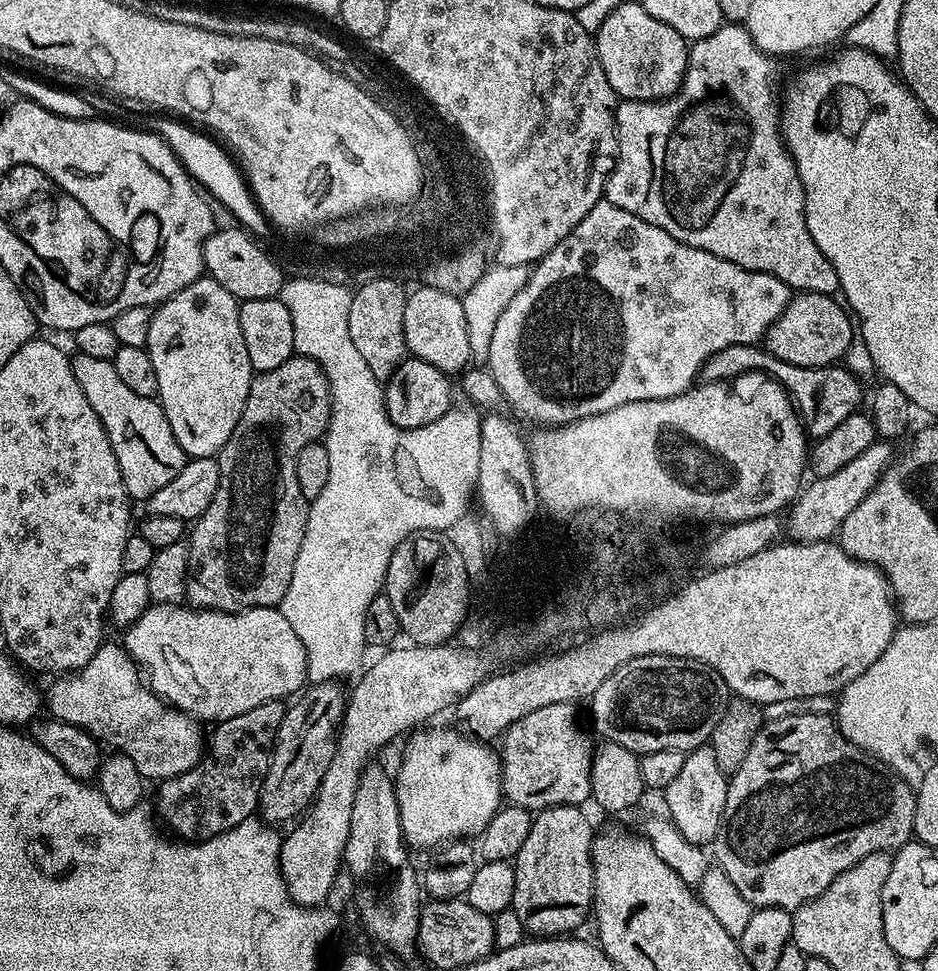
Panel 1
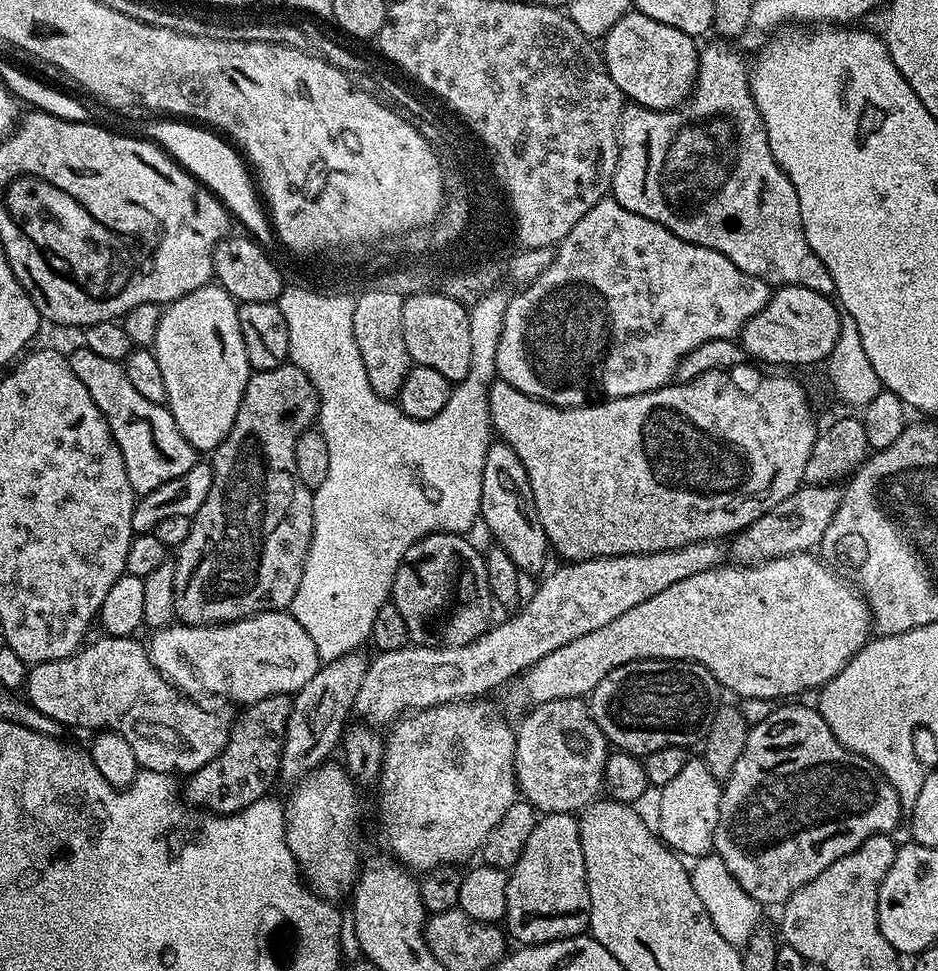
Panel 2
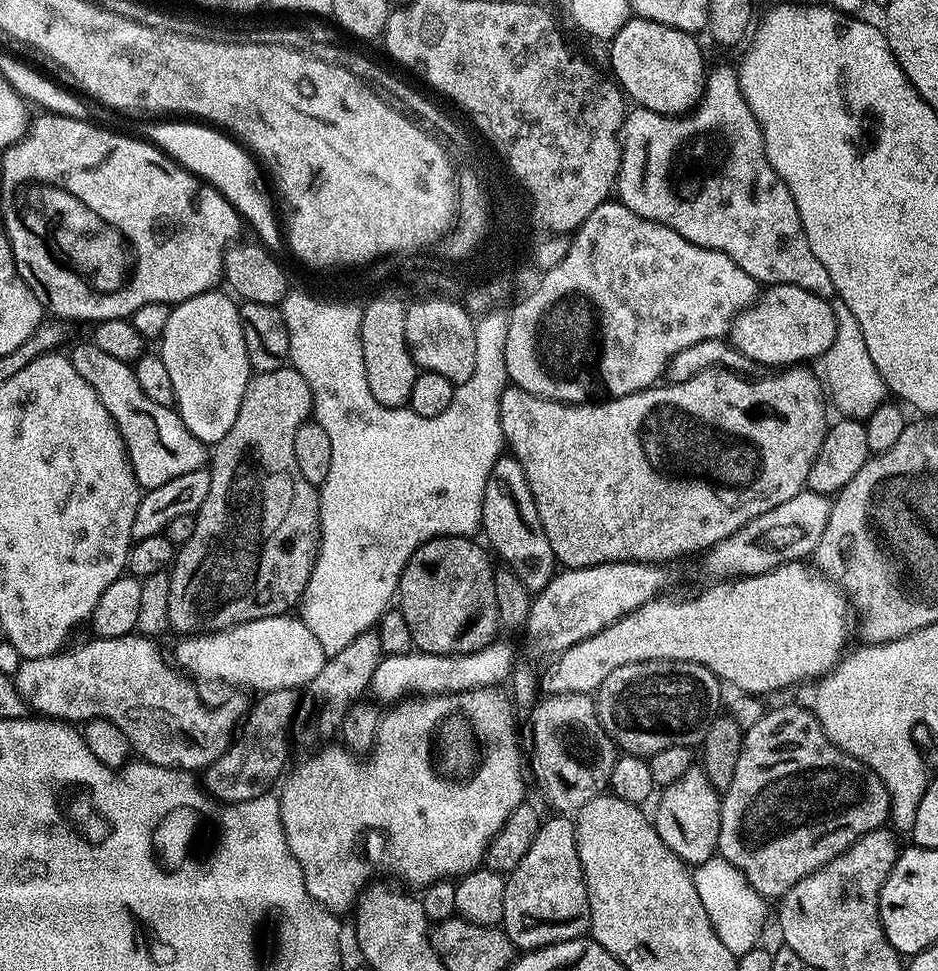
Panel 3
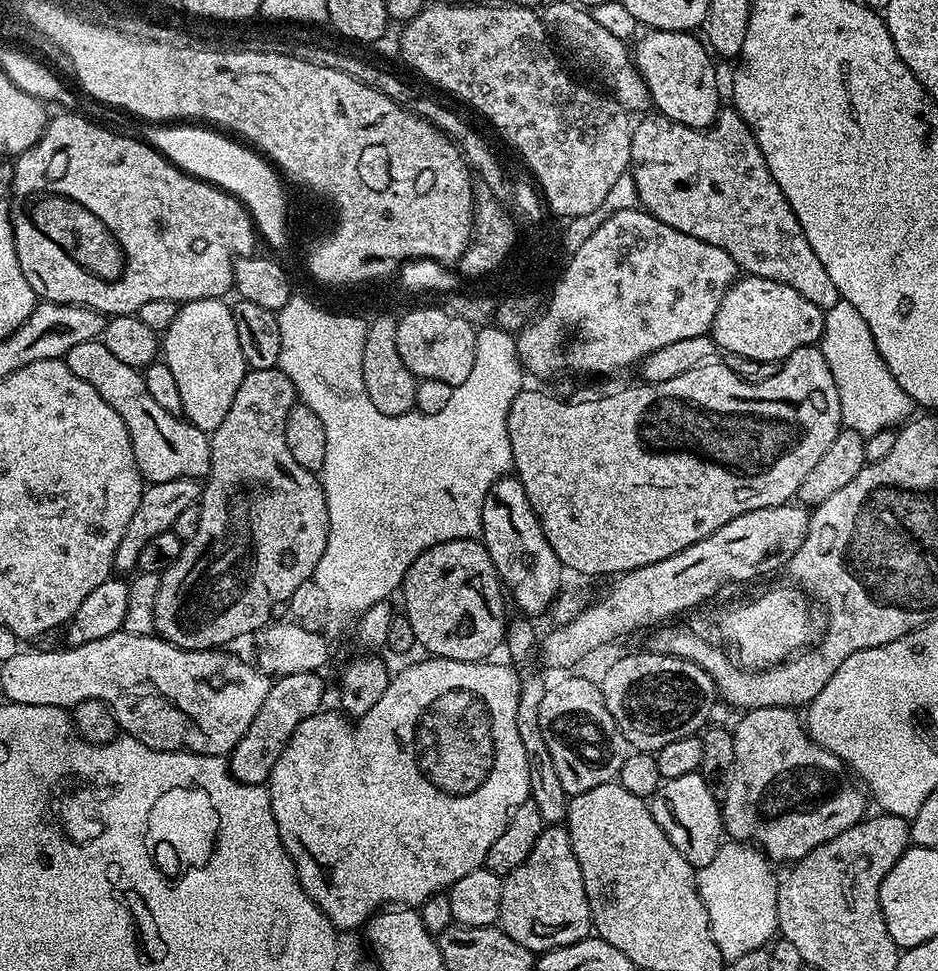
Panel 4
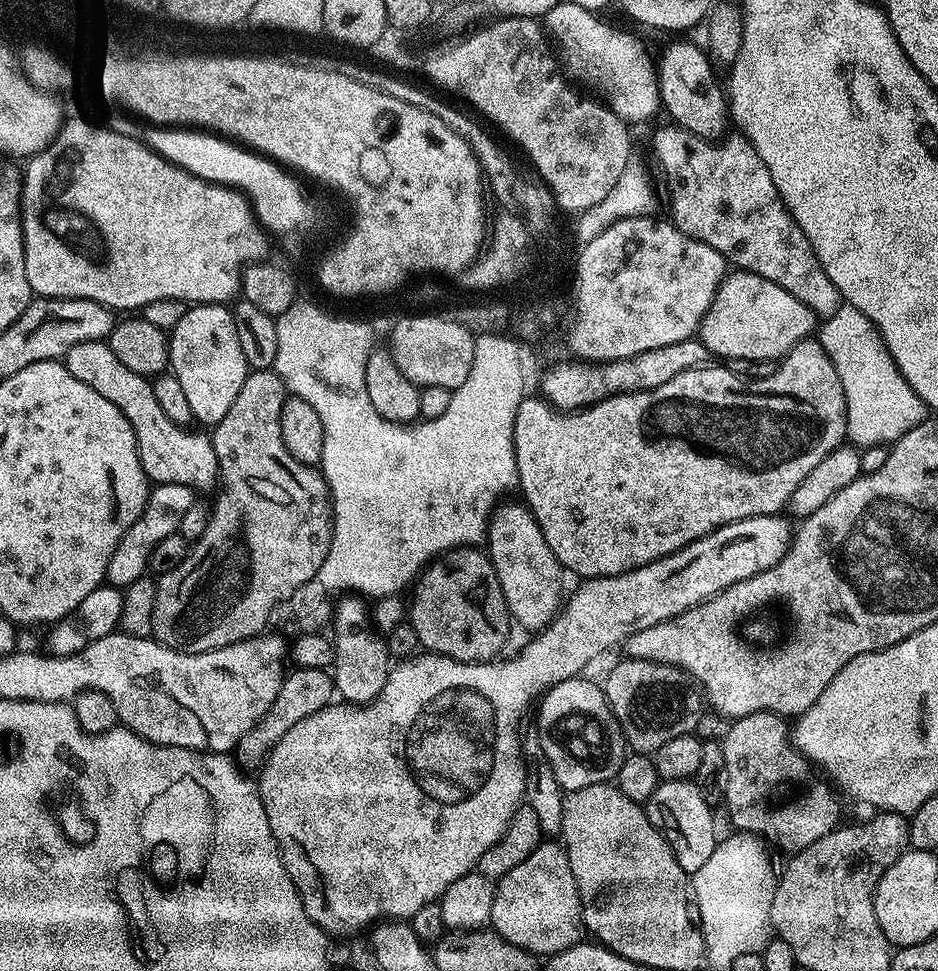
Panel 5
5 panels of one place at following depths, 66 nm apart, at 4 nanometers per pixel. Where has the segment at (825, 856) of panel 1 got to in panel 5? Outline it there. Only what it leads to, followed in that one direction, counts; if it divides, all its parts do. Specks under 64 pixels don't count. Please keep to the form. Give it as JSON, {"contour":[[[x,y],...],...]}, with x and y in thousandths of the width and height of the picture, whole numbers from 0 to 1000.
{"contour":[[[805,733],[799,737],[786,737],[777,746],[780,747],[773,752],[772,759],[767,759],[765,765],[770,784],[770,799],[772,795],[772,820],[776,823],[776,840],[780,843],[781,851],[785,852],[781,854],[797,859],[811,859],[818,864],[827,865],[838,873],[852,875],[872,867],[872,863],[876,863],[892,852],[891,839],[896,834],[889,825],[881,820],[870,820],[866,816],[855,822],[851,817],[844,817],[848,812],[853,812],[857,807],[859,783],[852,773],[843,768],[838,750],[836,754],[837,743],[833,738],[827,737],[824,733]]]}

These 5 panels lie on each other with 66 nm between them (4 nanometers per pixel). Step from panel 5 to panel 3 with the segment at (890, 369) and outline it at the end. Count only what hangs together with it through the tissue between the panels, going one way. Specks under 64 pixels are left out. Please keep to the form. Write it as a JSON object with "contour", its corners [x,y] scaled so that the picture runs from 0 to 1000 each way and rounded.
{"contour":[[[892,312],[890,318],[891,343],[889,344],[889,352],[885,352],[885,360],[881,360],[876,368],[876,374],[878,374],[876,387],[881,392],[881,404],[889,420],[889,415],[891,415],[897,429],[923,434],[935,419],[943,415],[942,390],[936,385],[936,381],[923,360],[919,340],[915,336],[910,323],[906,323],[906,319],[898,312]]]}

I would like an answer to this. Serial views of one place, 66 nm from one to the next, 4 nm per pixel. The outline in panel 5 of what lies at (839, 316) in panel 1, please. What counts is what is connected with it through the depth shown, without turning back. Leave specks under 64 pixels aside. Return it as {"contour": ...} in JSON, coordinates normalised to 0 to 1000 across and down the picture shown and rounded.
{"contour":[[[780,278],[764,294],[759,310],[746,329],[744,349],[755,357],[760,368],[777,367],[780,371],[823,371],[822,373],[827,373],[835,369],[852,350],[862,349],[871,334],[872,327],[867,321],[855,311],[851,311],[846,303],[834,299],[834,295],[812,286],[806,280]]]}

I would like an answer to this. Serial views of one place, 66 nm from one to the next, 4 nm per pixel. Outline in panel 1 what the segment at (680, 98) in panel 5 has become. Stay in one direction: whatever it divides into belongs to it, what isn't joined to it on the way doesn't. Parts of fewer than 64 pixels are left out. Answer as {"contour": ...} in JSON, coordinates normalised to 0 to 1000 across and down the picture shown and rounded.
{"contour":[[[663,2],[633,34],[635,55],[658,100],[667,103],[710,103],[725,92],[733,74],[735,42],[723,31],[701,23],[680,2]]]}

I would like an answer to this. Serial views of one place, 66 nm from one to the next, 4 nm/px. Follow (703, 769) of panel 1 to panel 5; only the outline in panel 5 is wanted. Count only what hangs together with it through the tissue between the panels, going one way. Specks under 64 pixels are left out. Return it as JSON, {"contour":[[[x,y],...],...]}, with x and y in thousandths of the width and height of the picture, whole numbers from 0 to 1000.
{"contour":[[[709,803],[705,805],[697,818],[693,818],[689,835],[693,847],[708,861],[708,865],[721,881],[723,892],[730,900],[740,900],[748,896],[753,884],[763,874],[763,844],[759,841],[759,832],[751,825],[747,808],[738,803]]]}

